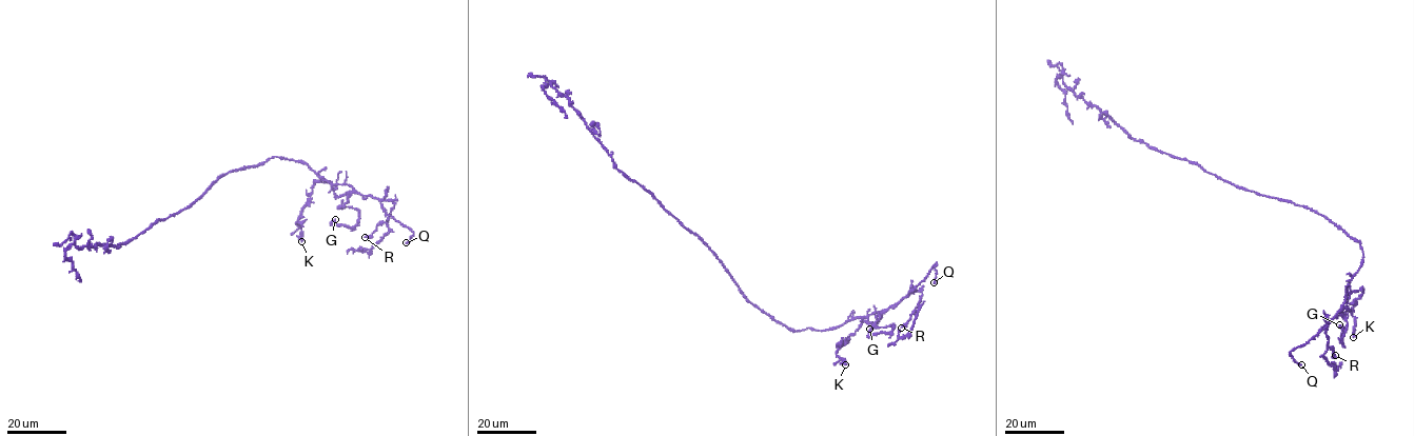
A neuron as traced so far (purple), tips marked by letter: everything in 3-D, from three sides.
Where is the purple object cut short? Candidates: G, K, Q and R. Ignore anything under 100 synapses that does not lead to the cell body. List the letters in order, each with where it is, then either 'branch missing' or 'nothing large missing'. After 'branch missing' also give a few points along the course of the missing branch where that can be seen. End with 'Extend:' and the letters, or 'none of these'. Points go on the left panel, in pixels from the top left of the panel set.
G: place (335, 219); nothing large missing
K: place (301, 241); nothing large missing
Q: place (406, 242); branch missing; course (406, 242), (390, 214), (368, 197)
R: place (365, 237); nothing large missing
Extend: Q

